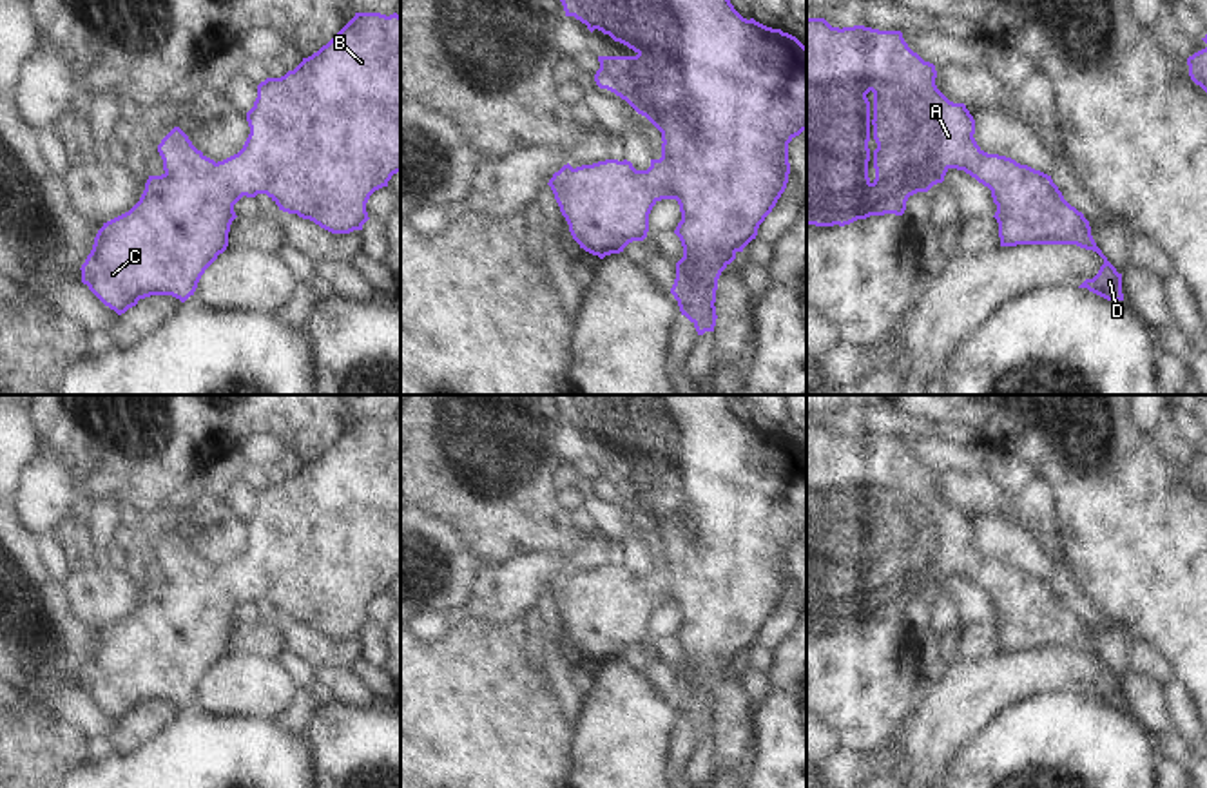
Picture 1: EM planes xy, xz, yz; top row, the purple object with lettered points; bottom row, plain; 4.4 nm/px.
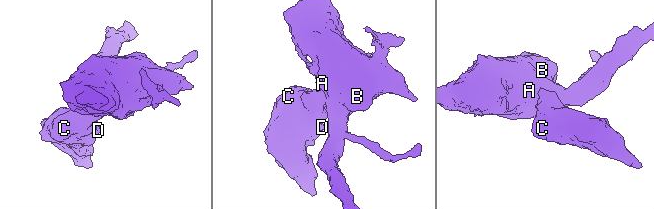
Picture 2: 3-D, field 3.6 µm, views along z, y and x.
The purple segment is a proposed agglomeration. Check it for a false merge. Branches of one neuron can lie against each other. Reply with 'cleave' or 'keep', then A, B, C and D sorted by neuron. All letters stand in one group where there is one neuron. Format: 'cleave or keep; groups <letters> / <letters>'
keep; groups A B C D

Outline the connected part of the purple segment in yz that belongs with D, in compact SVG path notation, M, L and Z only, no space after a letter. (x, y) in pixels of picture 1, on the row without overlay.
M806 424L806 630L845 632L870 621L903 621L910 601L928 598L944 587L950 574L957 574L991 596L1000 652L1077 650L1093 656L1104 665L1104 670L1078 694L1087 694L1107 706L1124 706L1122 679L1096 652L1084 620L1064 605L1051 581L1011 563L984 558L973 543L973 522L964 509L950 507L937 495L935 484L935 471L913 458L901 437L864 431L839 435L825 424Z

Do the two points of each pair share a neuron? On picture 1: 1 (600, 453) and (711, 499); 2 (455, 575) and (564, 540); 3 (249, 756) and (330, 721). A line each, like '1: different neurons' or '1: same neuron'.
1: same neuron
2: different neurons
3: different neurons

